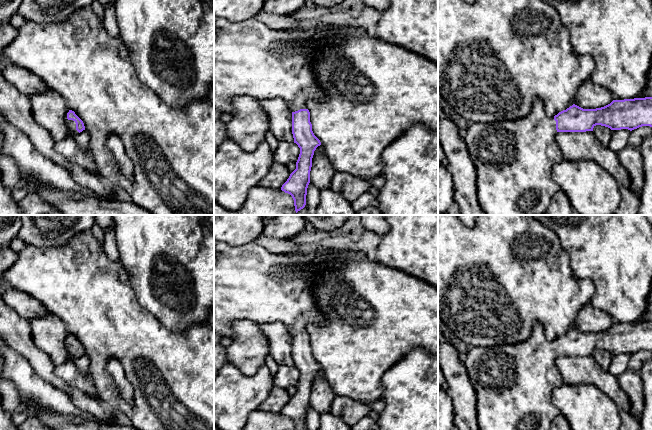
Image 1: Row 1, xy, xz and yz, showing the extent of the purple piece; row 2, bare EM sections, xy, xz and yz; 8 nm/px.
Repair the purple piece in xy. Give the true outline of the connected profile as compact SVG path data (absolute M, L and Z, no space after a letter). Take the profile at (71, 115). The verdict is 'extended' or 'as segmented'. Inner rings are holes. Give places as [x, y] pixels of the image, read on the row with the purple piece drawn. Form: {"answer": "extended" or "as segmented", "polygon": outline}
{"answer": "extended", "polygon": "M69 110L66 115L66 126L71 134L62 141L55 141L55 151L60 153L66 160L98 175L97 164L88 147L85 150L80 148L74 139L76 134L85 130L85 126L72 110Z"}

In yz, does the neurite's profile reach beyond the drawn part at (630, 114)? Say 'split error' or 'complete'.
split error

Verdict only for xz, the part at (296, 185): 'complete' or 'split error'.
split error

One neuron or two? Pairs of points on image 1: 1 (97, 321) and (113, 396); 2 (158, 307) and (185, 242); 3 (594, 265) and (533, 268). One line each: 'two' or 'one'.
1: one
2: one
3: two

